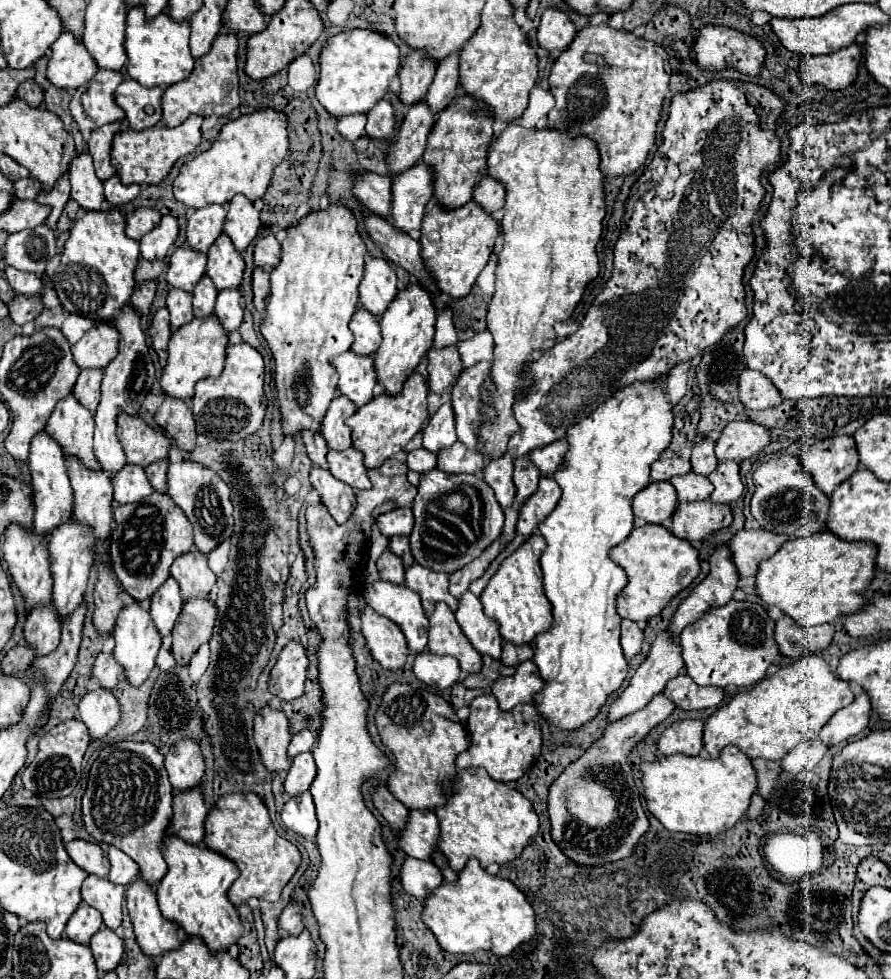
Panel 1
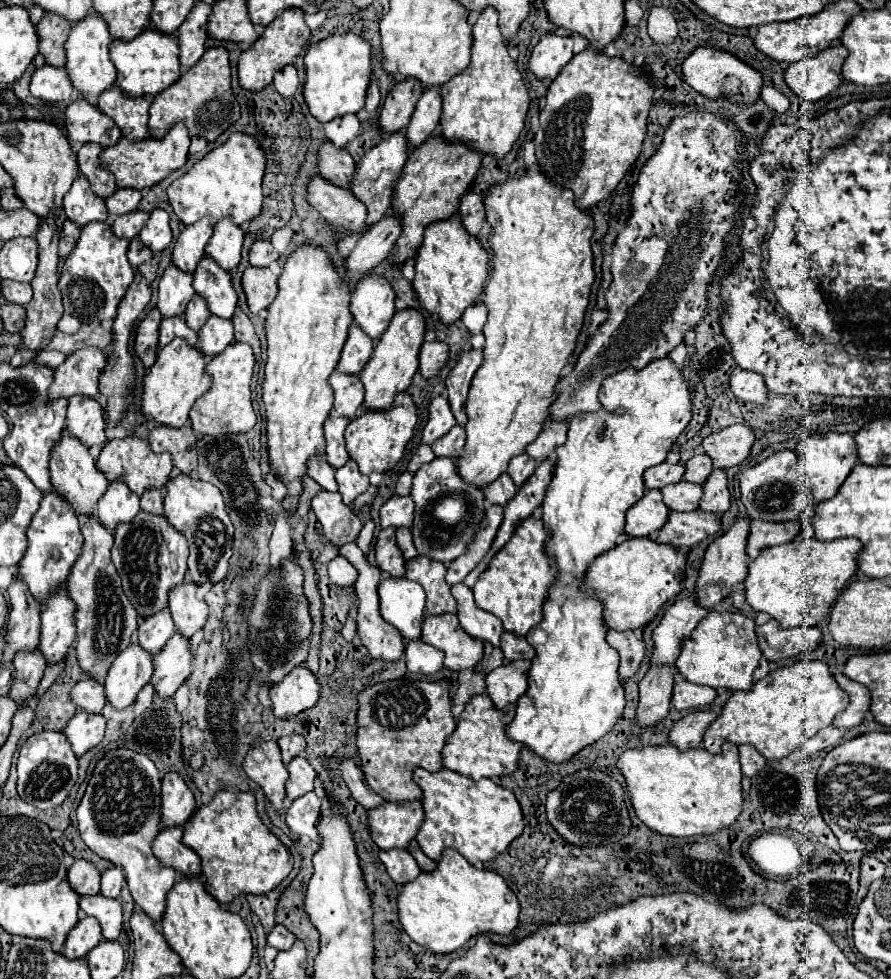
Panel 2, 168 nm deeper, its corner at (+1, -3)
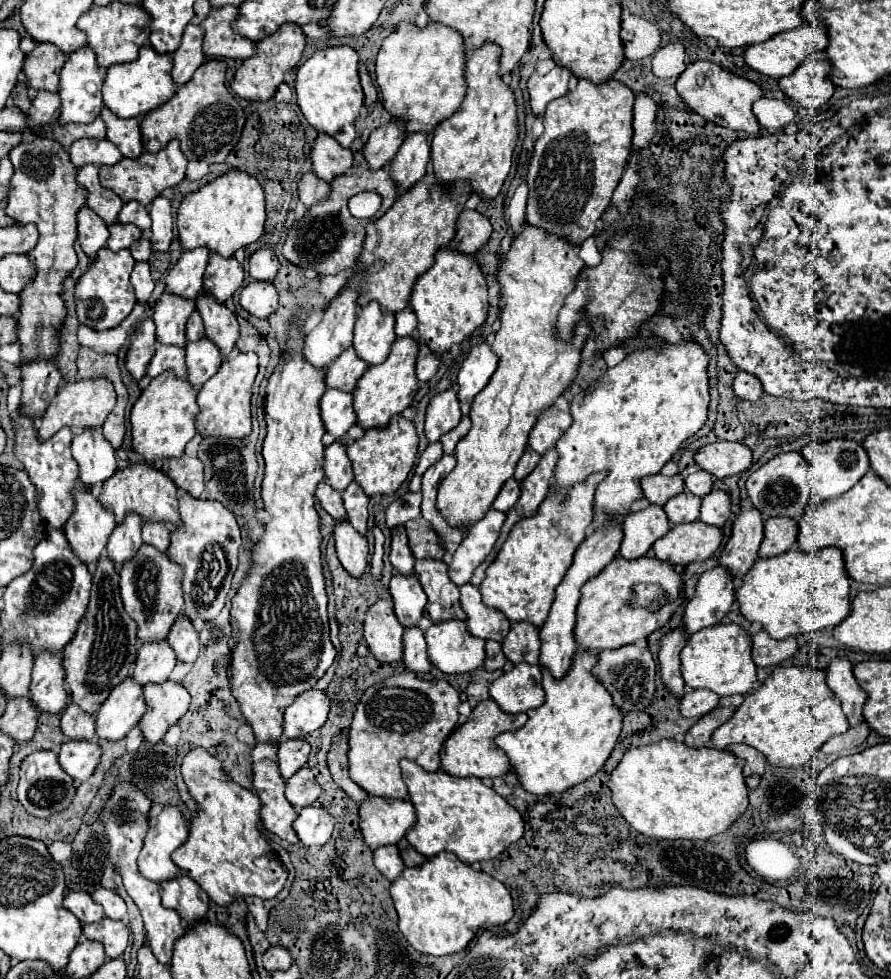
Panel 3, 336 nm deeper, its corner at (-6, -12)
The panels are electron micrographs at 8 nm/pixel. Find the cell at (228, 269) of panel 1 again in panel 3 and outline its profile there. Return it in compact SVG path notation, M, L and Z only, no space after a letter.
M199 298L197 310L203 318L205 338L219 348L223 358L227 358L239 338L235 314L227 306L219 306L213 298Z

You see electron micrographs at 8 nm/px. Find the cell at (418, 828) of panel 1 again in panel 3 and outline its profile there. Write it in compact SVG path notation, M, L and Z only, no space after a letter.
M369 796L359 804L359 828L369 848L397 844L415 824L415 808L407 800Z

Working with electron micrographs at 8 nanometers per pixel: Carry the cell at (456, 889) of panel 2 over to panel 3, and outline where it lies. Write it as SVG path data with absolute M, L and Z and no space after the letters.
M439 852L421 866L405 868L389 888L393 906L397 910L397 926L405 940L421 954L445 956L463 952L481 928L501 926L513 916L513 900L509 890L471 866L459 862L451 852Z

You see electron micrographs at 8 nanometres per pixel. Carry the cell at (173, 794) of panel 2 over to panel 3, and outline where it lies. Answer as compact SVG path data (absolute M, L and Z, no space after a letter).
M167 806L167 810L161 810L155 822L149 824L143 848L137 856L139 874L157 884L177 878L181 870L171 862L171 854L187 840L187 834L187 822L175 808Z

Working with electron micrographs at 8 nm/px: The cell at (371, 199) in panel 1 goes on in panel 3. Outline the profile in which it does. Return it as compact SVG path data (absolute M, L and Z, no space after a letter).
M319 132L319 136L311 146L311 164L313 164L313 172L321 180L331 182L335 176L351 168L353 154L349 148L339 146L339 142L333 136Z

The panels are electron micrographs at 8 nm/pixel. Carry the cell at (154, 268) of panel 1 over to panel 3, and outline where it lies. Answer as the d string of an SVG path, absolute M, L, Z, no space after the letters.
M141 236L137 242L131 244L129 250L131 250L135 260L149 260L149 256L151 256L151 242L149 242L147 236Z

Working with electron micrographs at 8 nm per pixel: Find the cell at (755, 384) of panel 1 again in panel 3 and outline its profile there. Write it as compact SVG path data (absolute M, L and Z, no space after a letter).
M741 370L741 372L737 372L737 376L735 376L735 380L733 380L733 392L735 392L735 396L741 398L741 400L755 402L755 400L761 396L763 388L761 388L761 382L759 382L757 376Z

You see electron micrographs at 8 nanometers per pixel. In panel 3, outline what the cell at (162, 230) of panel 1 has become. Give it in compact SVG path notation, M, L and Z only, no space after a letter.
M157 196L151 204L151 246L155 252L167 252L173 238L173 216L171 216L171 200L165 196Z

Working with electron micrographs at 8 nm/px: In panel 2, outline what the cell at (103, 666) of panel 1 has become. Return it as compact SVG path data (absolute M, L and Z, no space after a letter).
M86 675L82 681L76 683L72 689L72 699L78 705L78 711L90 711L90 713L100 713L104 703L106 703L106 693L104 685L100 685L96 679Z

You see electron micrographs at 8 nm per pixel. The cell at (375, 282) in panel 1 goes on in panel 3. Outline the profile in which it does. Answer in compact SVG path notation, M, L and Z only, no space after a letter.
M377 302L367 304L359 310L355 322L353 348L357 356L369 366L381 364L387 360L391 344L395 342L395 316L383 314Z

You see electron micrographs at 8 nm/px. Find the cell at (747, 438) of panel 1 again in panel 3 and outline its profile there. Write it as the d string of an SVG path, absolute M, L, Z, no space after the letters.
M713 442L695 452L697 466L715 478L727 478L747 470L751 458L751 450L741 442Z

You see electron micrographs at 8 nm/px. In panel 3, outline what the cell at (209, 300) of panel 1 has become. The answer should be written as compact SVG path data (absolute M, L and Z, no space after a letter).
M195 310L187 320L187 340L193 342L193 340L201 340L201 338L203 338L203 322L201 322L199 312Z

